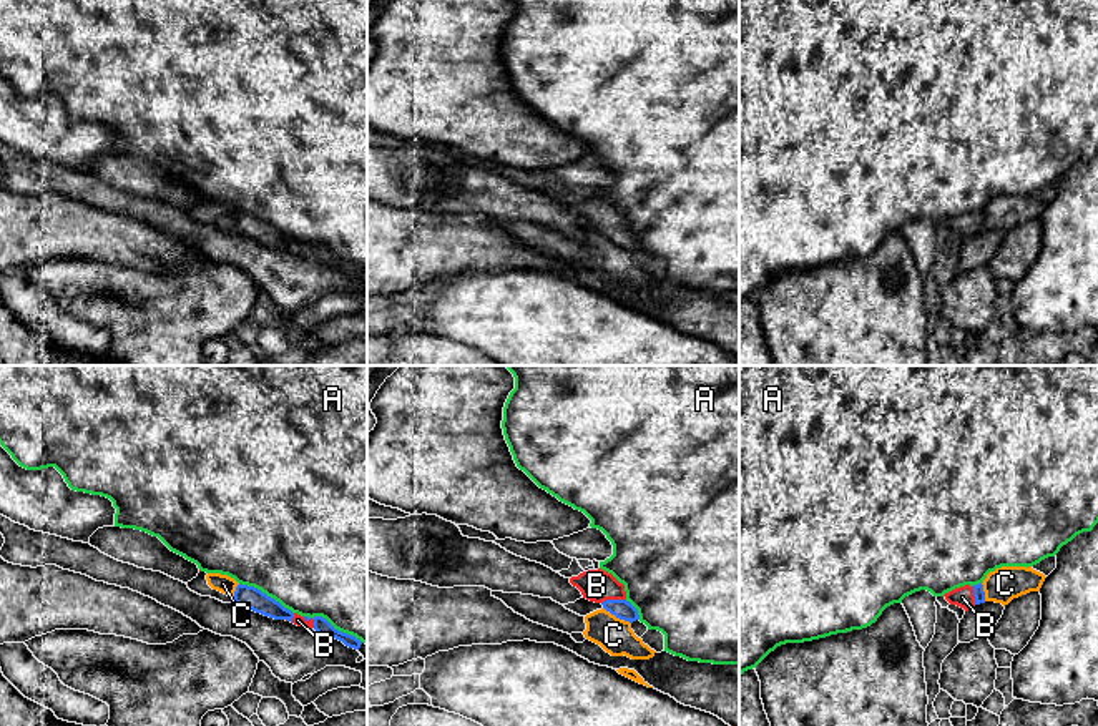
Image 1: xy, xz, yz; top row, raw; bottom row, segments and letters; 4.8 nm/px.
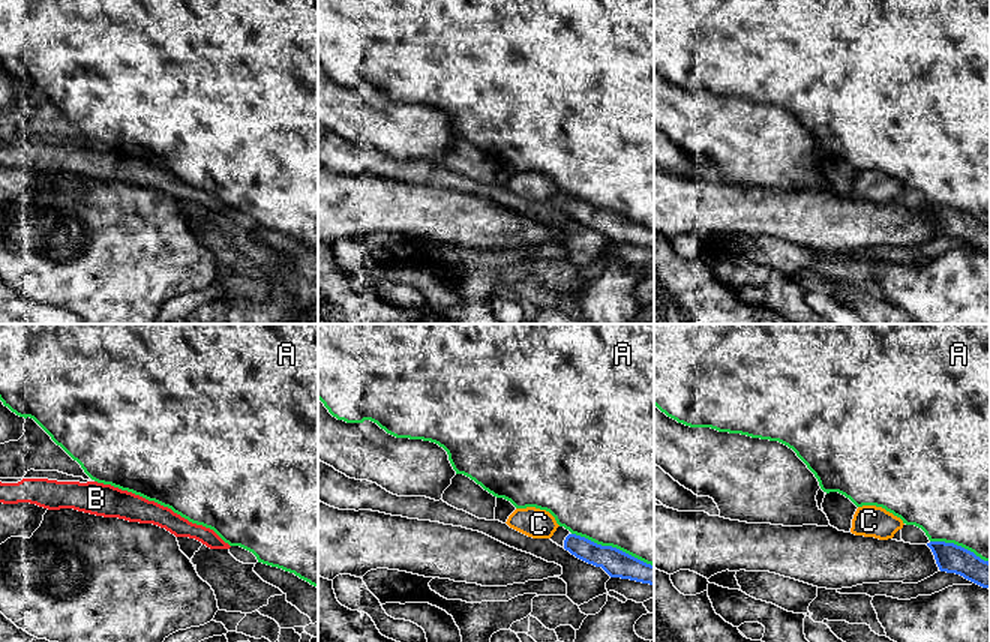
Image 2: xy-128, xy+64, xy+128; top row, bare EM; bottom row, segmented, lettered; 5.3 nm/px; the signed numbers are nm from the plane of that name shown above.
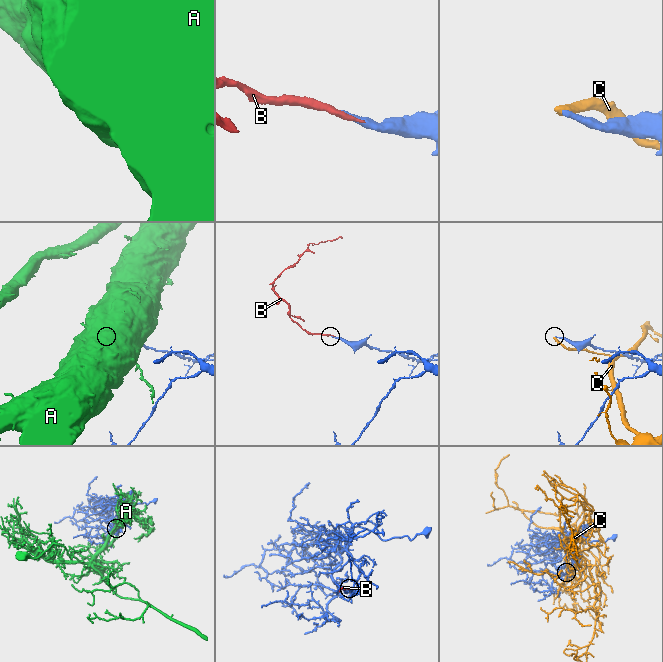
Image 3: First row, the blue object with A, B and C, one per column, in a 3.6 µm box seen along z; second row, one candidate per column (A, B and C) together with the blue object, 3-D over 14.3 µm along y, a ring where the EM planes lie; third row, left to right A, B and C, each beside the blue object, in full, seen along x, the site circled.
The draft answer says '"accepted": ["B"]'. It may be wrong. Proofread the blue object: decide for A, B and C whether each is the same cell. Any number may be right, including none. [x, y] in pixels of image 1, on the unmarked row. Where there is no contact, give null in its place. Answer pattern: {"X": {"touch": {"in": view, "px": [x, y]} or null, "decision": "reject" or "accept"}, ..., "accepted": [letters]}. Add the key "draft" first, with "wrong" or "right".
{"draft": "right", "A": {"touch": {"in": "xy", "px": [264, 221]}, "decision": "reject"}, "B": {"touch": {"in": "xz", "px": [613, 228]}, "decision": "accept"}, "C": {"touch": {"in": "xz", "px": [617, 245]}, "decision": "reject"}, "accepted": ["B"]}

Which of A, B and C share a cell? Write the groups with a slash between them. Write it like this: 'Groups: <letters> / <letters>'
Groups: A / B / C

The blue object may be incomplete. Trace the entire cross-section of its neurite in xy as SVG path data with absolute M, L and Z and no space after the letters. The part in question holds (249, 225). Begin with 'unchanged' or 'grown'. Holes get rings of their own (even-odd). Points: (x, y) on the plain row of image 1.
grown; M239 211L234 219L234 231L274 248L286 248L297 254L314 256L319 262L336 266L354 277L359 277L362 272L362 269L355 264L336 258L326 246L309 246L292 241L291 238L284 236L279 229L276 229L274 226L267 224L254 214Z

